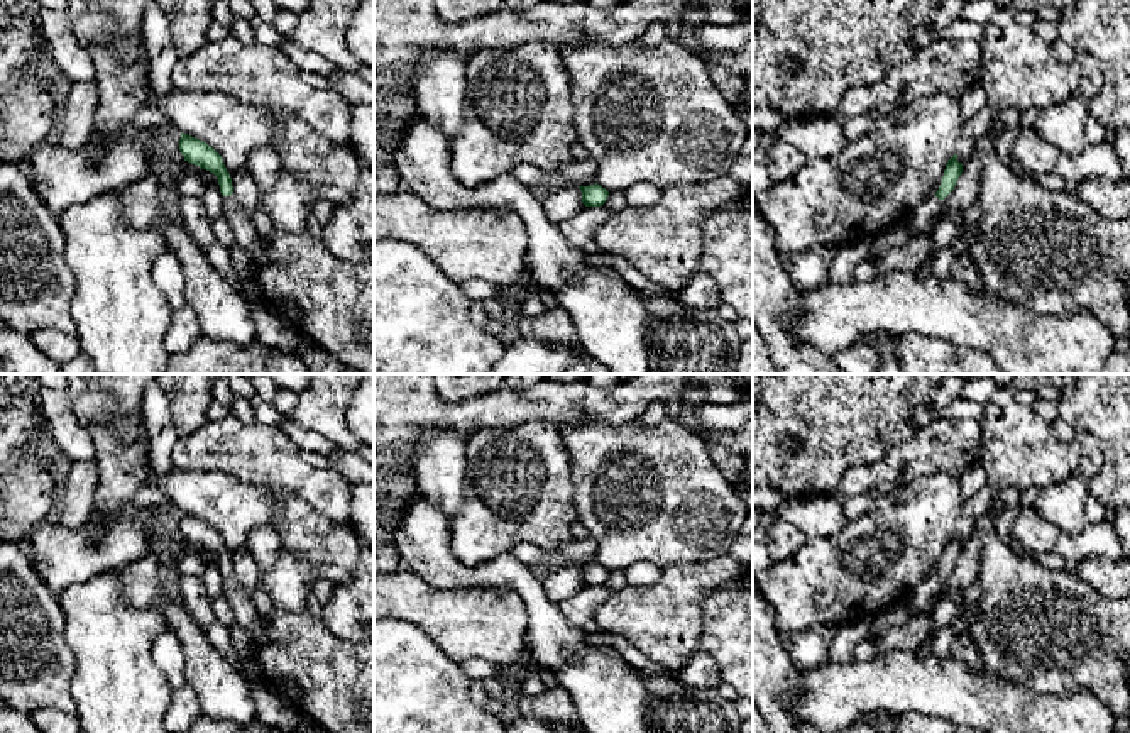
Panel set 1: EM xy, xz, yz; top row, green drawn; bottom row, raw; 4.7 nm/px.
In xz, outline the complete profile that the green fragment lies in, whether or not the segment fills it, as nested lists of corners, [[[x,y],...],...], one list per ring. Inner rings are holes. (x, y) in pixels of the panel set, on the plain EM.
[[[601,564],[579,565],[582,570],[582,582],[585,586],[601,586],[606,582],[609,570]]]

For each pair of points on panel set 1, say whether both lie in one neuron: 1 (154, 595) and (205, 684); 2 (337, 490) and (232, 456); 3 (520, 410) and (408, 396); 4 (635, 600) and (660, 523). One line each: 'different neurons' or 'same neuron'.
1: same neuron
2: same neuron
3: same neuron
4: different neurons

